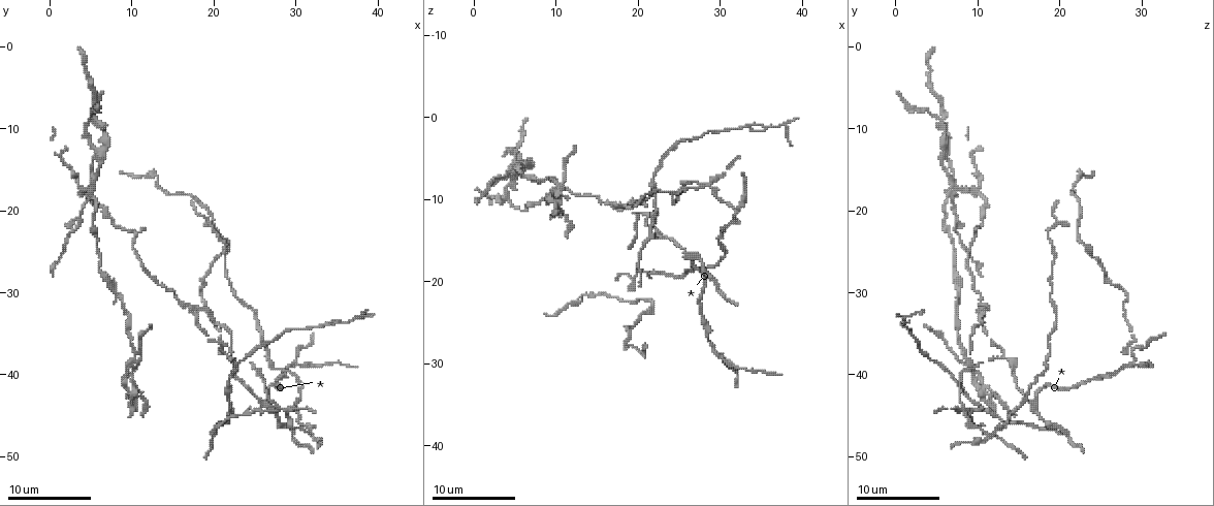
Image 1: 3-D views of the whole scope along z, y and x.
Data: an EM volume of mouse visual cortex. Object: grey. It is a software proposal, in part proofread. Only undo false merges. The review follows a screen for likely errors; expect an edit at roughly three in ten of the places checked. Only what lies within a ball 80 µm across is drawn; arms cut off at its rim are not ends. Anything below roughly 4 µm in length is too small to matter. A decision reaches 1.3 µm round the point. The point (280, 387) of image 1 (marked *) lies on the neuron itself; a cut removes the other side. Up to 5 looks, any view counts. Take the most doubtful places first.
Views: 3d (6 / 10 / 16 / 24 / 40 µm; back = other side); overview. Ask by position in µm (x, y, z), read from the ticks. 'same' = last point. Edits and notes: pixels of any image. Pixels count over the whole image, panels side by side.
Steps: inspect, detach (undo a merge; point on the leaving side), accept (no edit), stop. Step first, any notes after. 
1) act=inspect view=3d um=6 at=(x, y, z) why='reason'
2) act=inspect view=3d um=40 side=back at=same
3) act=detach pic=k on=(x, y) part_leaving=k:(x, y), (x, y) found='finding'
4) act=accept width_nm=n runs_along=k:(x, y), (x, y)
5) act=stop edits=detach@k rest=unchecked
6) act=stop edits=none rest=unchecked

act=inspect view=3d um=6 at=(28.4, 44.2, 8.2)

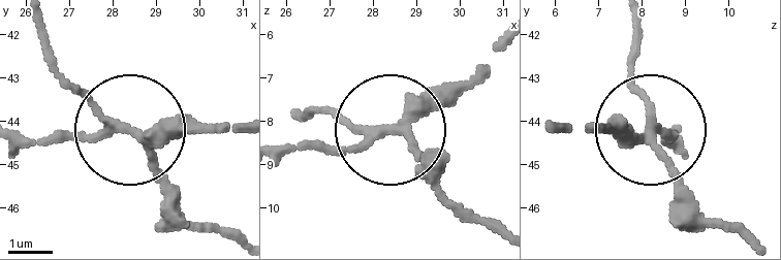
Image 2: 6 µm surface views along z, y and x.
act=detach pic=2 on=(77, 92) part_leaving=2:(656, 131), (678, 184), (718, 224), (755, 238) found='a second neuron is stuck on'

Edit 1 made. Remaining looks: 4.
act=inspect view=3d um=6 at=(26.2, 43.6, 16.4) why='three arms meet'

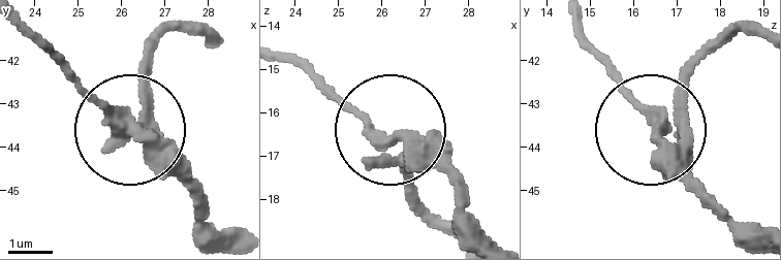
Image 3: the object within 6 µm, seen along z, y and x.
act=accept arms=3 runs_along=3:(206, 39), (157, 43), (135, 121), (194, 194) found='all the same neuron'

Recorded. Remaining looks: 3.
act=inspect view=3d um=10 at=(20.4, 22.0, 22.0) why='a narrow waist'

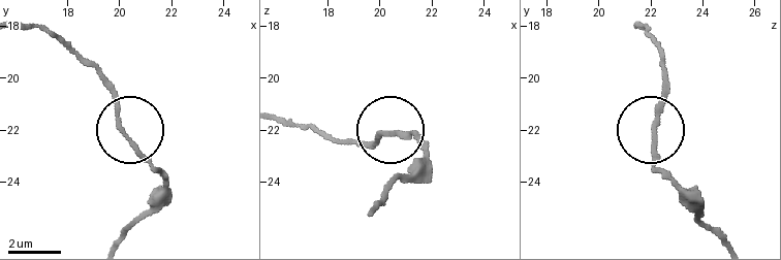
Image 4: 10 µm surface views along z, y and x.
act=accept runs_along=4:(721, 239), (663, 166), (654, 140), (661, 69) found='one neuron here'

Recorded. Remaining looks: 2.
act=stop edits=detach@2 rest=unchecked

